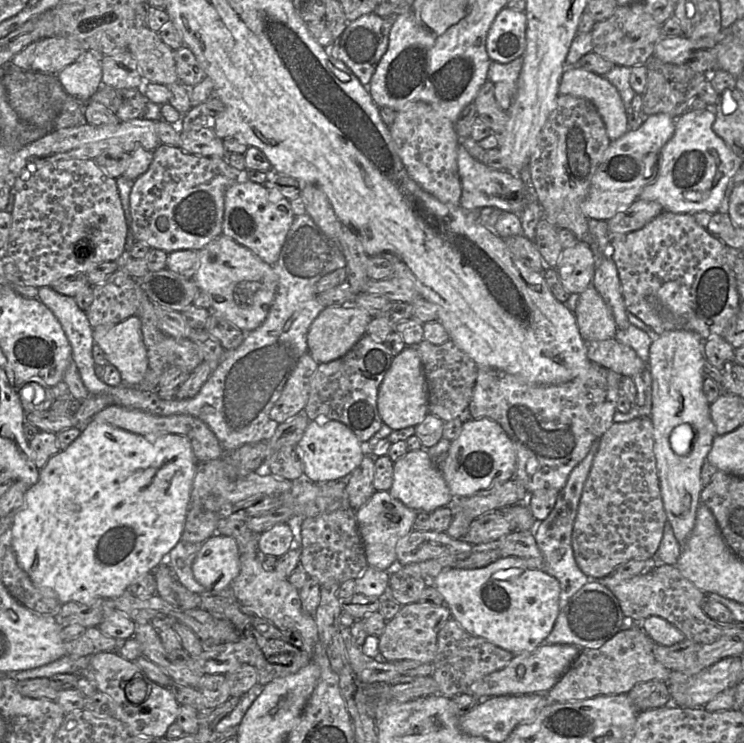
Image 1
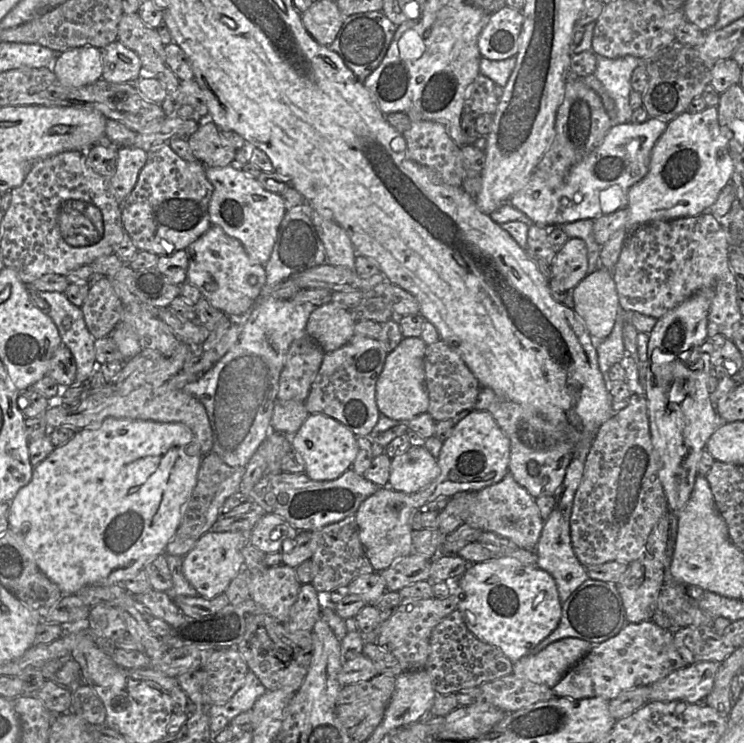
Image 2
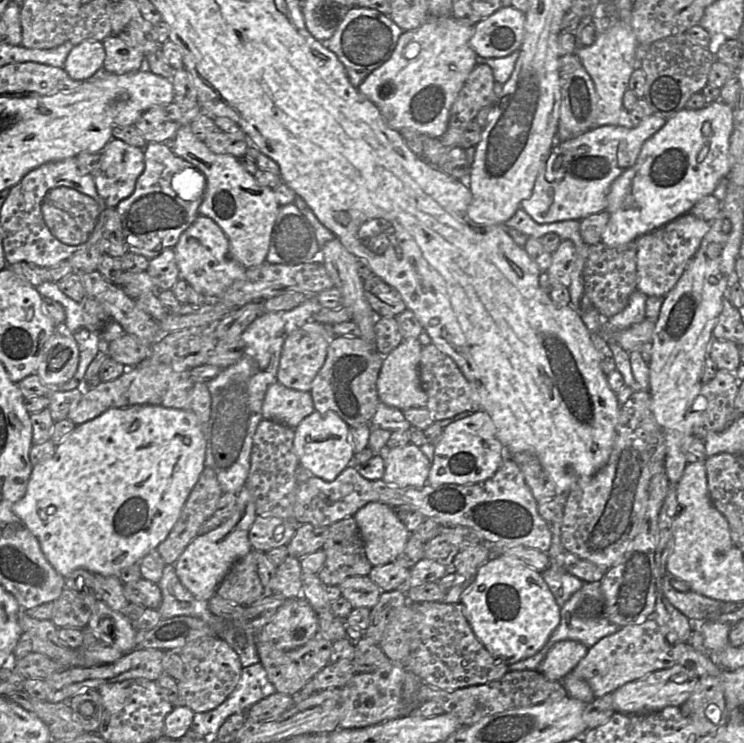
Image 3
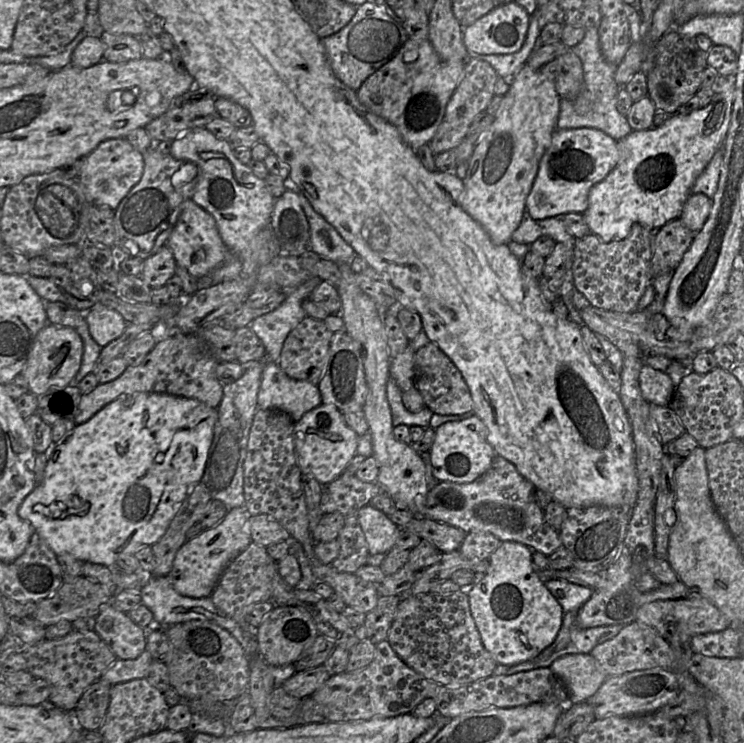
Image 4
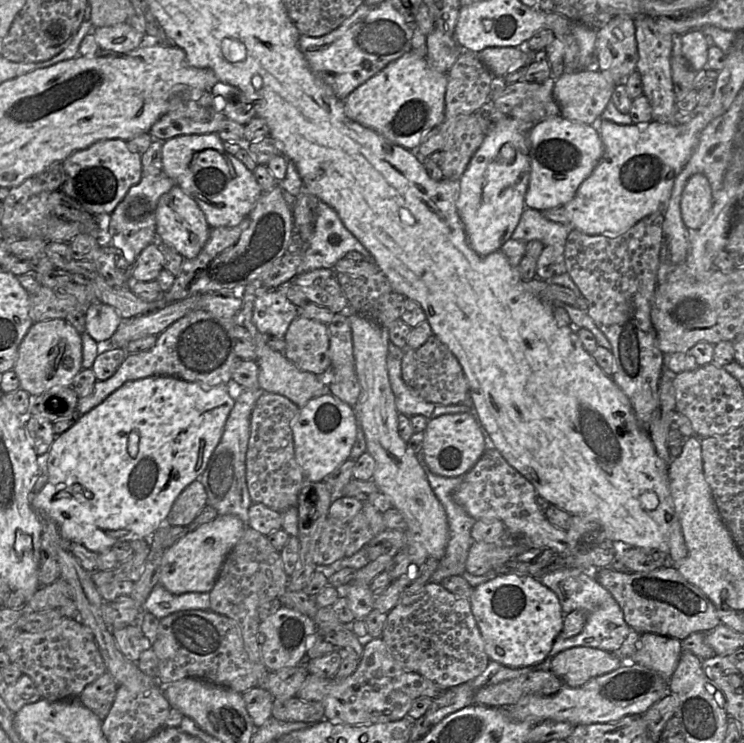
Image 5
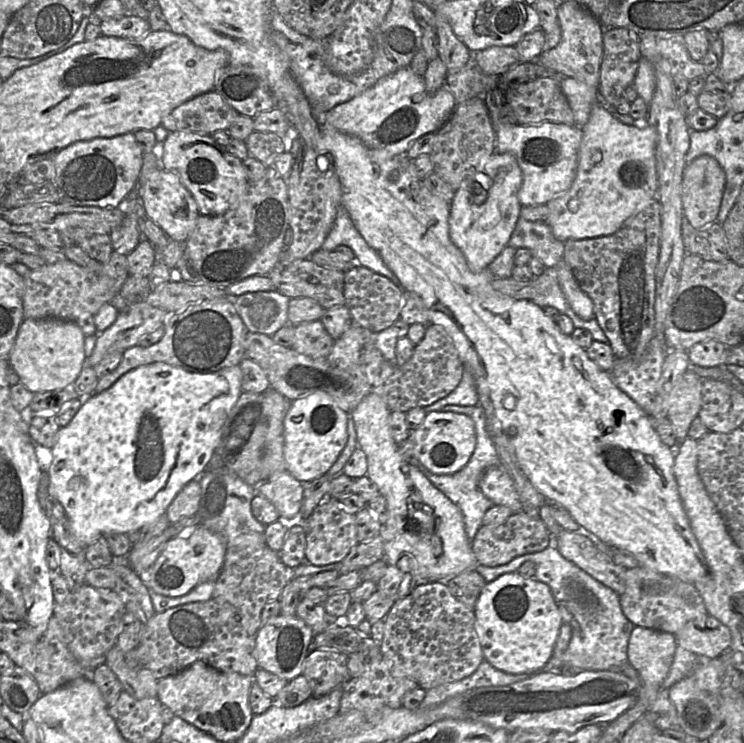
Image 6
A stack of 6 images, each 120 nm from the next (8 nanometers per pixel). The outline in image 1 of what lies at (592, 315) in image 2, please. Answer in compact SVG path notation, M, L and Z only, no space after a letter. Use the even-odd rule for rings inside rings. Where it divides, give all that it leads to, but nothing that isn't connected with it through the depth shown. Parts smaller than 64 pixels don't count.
M592 285L580 294L574 313L584 341L601 341L615 337L618 327L613 313Z

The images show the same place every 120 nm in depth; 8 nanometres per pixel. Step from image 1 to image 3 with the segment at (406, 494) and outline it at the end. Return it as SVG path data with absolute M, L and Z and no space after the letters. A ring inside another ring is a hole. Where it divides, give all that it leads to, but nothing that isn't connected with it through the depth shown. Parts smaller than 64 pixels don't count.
M414 444L389 448L387 445L378 454L384 461L382 481L399 488L422 488L428 484L431 461Z

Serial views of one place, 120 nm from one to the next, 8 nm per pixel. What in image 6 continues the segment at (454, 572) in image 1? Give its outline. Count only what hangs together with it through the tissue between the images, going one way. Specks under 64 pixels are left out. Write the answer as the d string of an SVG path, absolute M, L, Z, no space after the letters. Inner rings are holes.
M517 572L485 585L474 608L484 660L510 674L535 674L551 660L563 624L549 586Z

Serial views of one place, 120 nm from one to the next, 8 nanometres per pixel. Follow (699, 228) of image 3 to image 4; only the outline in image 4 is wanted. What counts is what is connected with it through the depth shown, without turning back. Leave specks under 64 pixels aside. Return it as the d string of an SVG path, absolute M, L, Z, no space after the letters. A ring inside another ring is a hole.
M681 216L654 232L652 242L652 278L674 271L690 247L695 233L682 221Z

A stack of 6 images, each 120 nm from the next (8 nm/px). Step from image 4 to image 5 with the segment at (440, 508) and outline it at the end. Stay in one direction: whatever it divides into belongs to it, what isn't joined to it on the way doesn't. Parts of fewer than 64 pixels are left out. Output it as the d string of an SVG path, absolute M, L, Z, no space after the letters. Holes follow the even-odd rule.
M497 449L486 450L463 476L453 498L476 521L500 520L507 531L525 535L535 548L552 549L560 556L569 554L566 531L558 529L546 519L537 505L538 494L533 484L512 467Z

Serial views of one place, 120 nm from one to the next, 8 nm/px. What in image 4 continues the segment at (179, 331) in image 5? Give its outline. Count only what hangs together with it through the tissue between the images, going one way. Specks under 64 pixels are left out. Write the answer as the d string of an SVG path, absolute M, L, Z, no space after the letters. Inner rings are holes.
M176 333L157 341L139 364L127 366L116 379L99 383L91 392L83 393L73 422L76 425L83 424L117 398L141 392L195 399L211 408L217 408L223 397L223 386L215 374L218 364L212 349L203 338L194 333Z

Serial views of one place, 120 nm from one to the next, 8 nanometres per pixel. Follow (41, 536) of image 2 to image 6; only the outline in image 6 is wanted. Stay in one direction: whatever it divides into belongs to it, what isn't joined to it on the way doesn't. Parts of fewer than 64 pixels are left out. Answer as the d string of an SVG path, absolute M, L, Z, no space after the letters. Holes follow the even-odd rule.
M155 362L139 366L125 373L105 391L84 398L74 418L69 424L58 430L56 441L51 448L52 462L46 472L49 493L64 507L75 537L86 547L110 532L129 533L140 530L143 526L155 522L166 513L167 508L182 488L206 471L207 464L220 442L226 419L242 392L242 373L239 365L212 373L196 373L166 363Z

